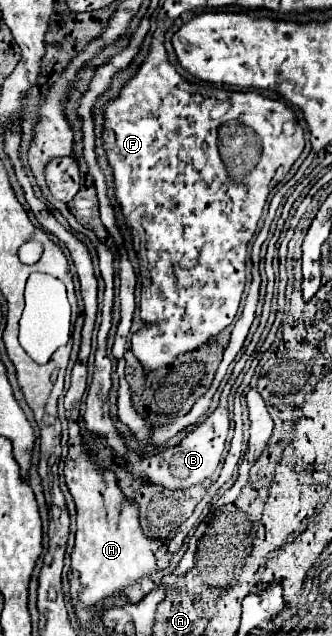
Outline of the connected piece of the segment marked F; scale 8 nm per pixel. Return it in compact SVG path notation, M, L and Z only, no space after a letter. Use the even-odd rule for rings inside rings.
M153 41L149 57L145 57L137 73L125 81L119 95L111 99L105 109L101 139L115 177L115 199L125 216L137 205L147 203L141 225L147 235L145 249L149 261L151 291L153 297L163 297L151 299L153 305L143 305L141 301L141 319L147 325L131 337L131 351L141 361L145 371L157 371L171 365L179 355L199 349L211 337L219 335L227 325L233 323L245 287L247 243L257 229L269 195L269 185L279 169L283 171L283 175L287 175L287 171L305 147L303 129L299 127L291 107L287 107L283 101L269 99L257 91L229 92L228 99L231 119L237 119L251 127L259 135L263 147L263 155L257 167L241 183L231 181L217 151L217 129L223 125L223 119L215 119L213 109L225 101L225 91L187 83L167 61L167 51L163 51L161 41ZM209 243L213 247L221 247L221 251L209 255Z

